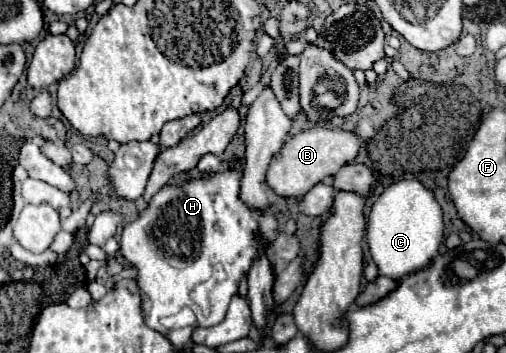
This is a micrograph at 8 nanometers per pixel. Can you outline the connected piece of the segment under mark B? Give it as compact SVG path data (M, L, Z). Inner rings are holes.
M312 126L302 130L300 134L292 136L282 150L272 158L266 174L266 184L280 196L298 198L304 196L312 186L322 182L326 176L336 174L338 168L352 162L358 156L360 140L354 132L342 128L326 128L326 126Z

